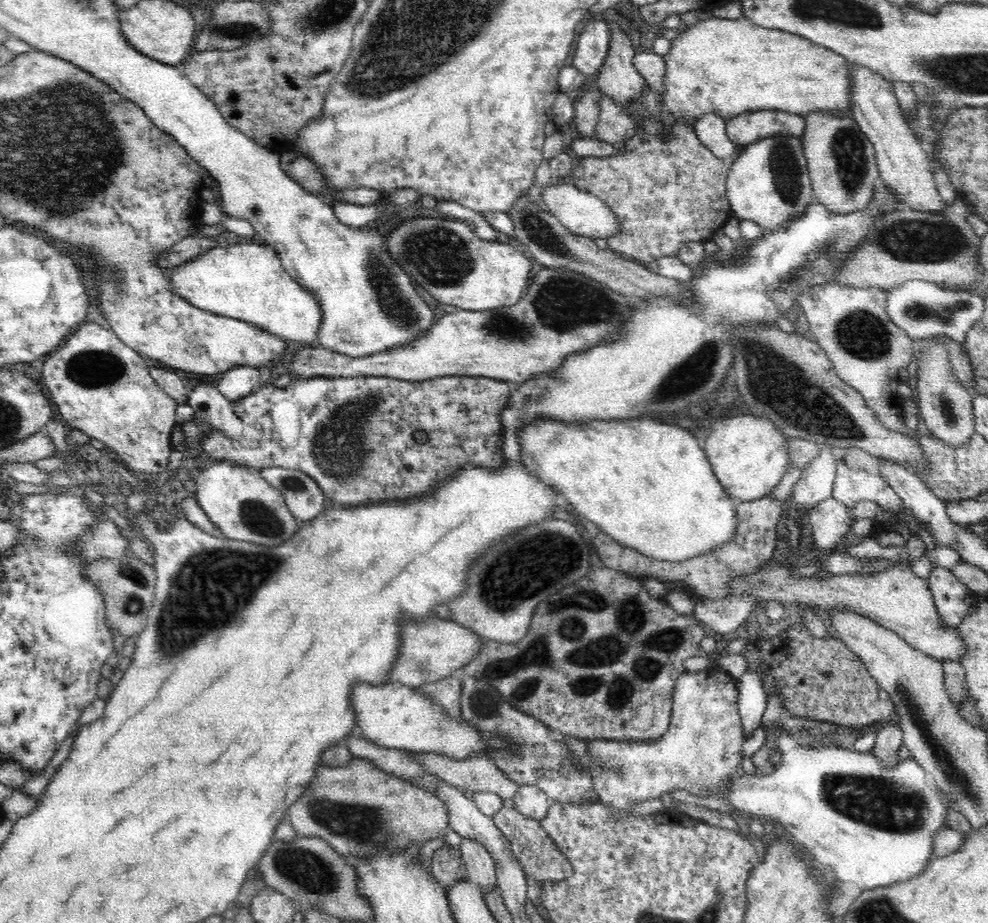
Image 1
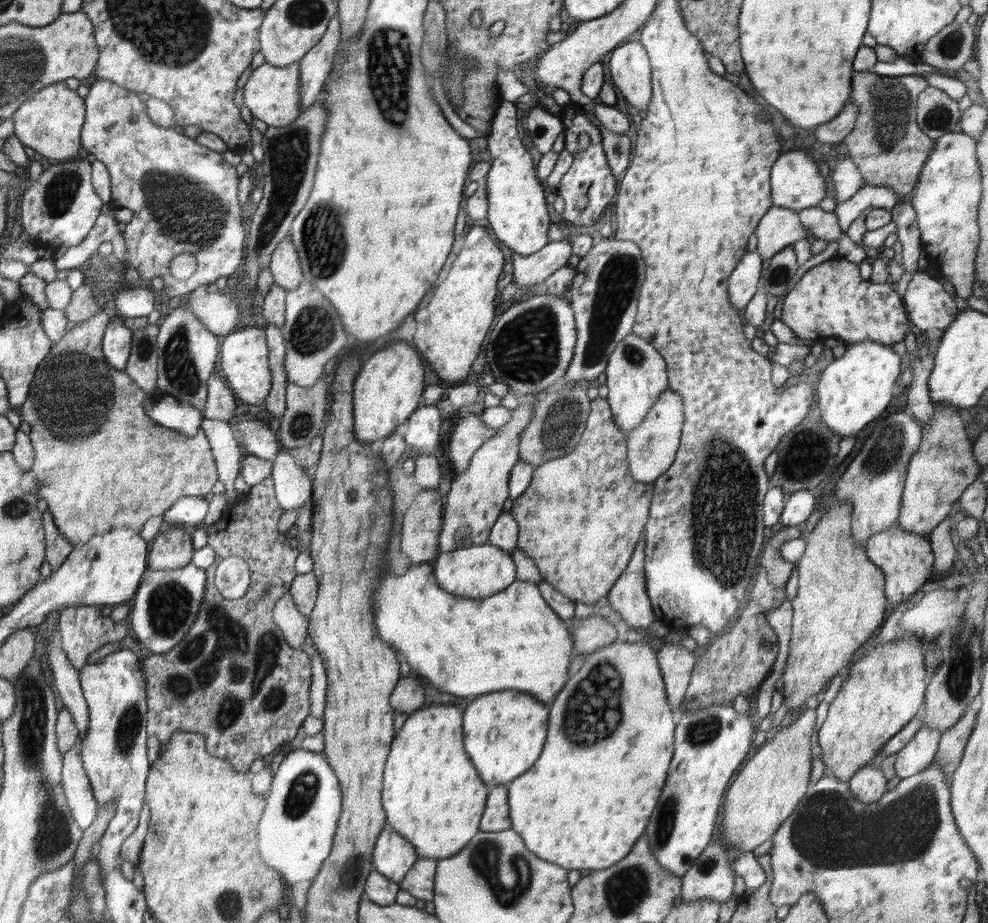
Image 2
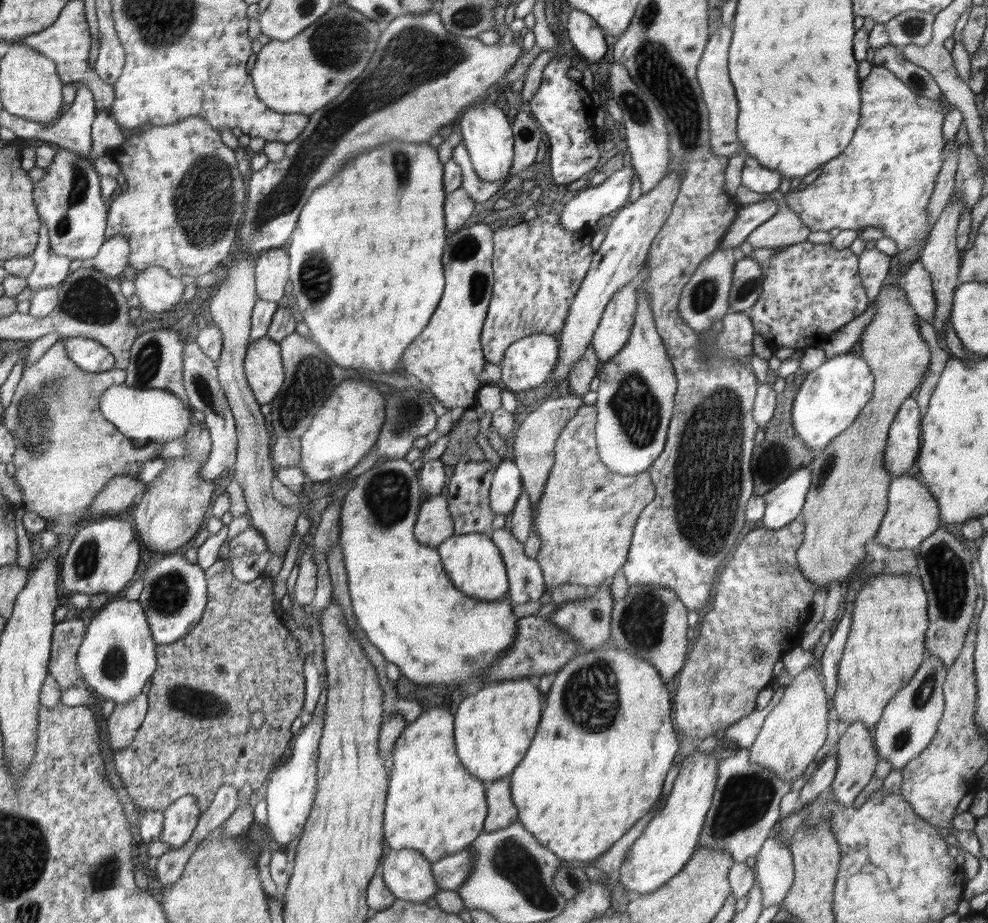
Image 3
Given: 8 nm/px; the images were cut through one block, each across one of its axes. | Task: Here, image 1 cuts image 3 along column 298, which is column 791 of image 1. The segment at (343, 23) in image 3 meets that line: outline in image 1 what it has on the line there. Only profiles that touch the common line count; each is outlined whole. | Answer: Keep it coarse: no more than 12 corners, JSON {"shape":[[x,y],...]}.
{"shape":[[746,16],[672,40],[660,104],[692,126],[850,116],[846,58]]}

